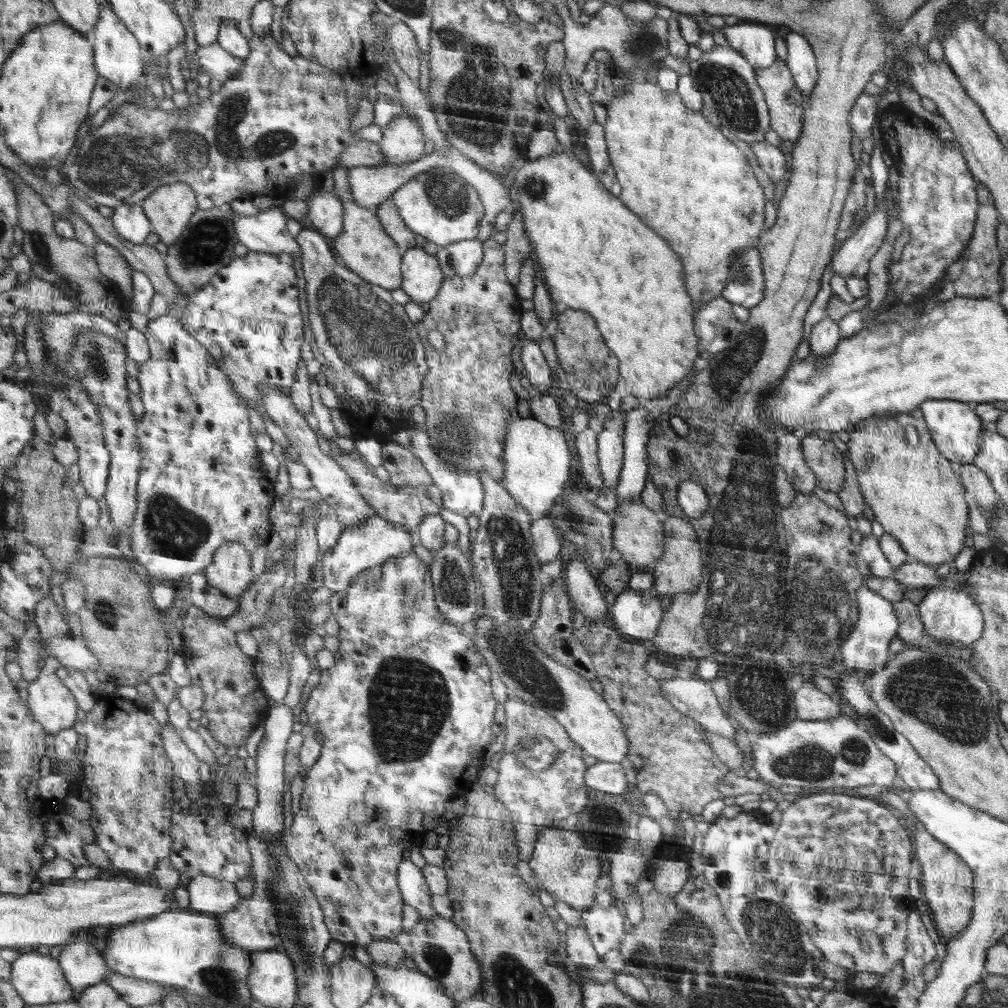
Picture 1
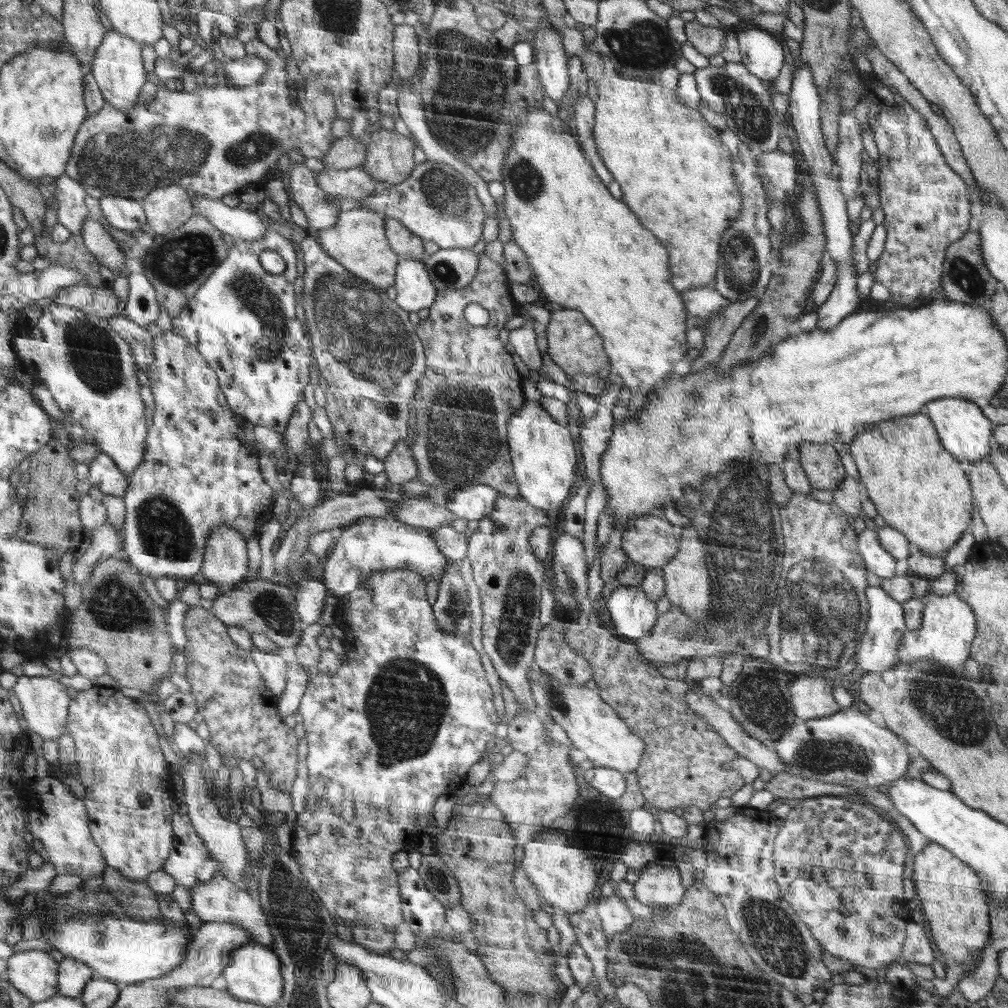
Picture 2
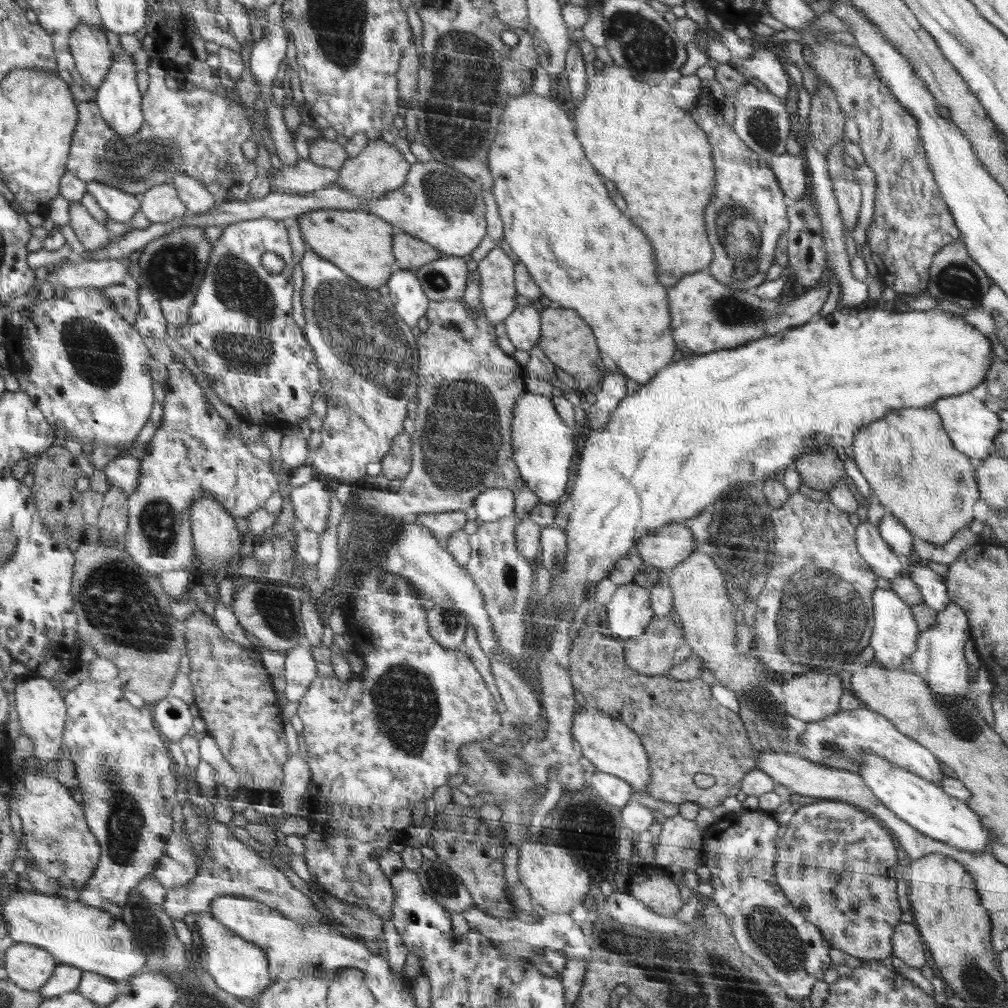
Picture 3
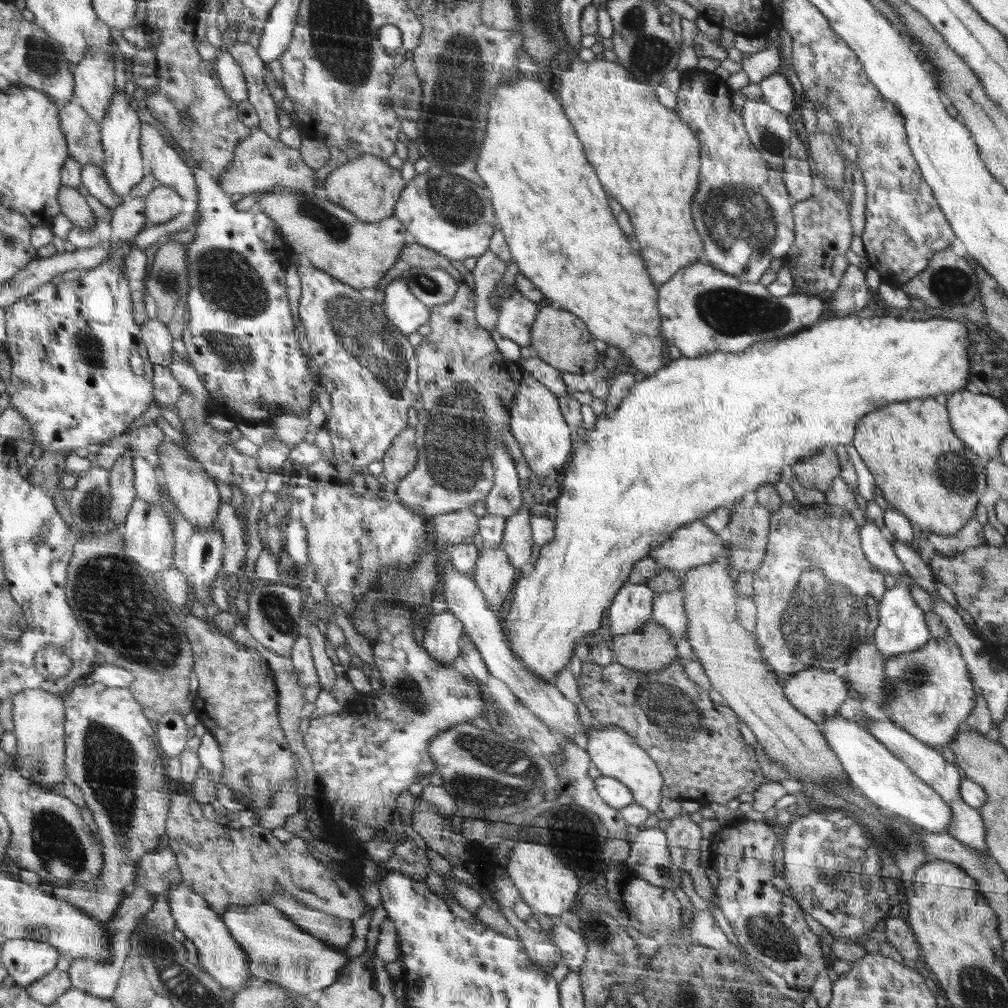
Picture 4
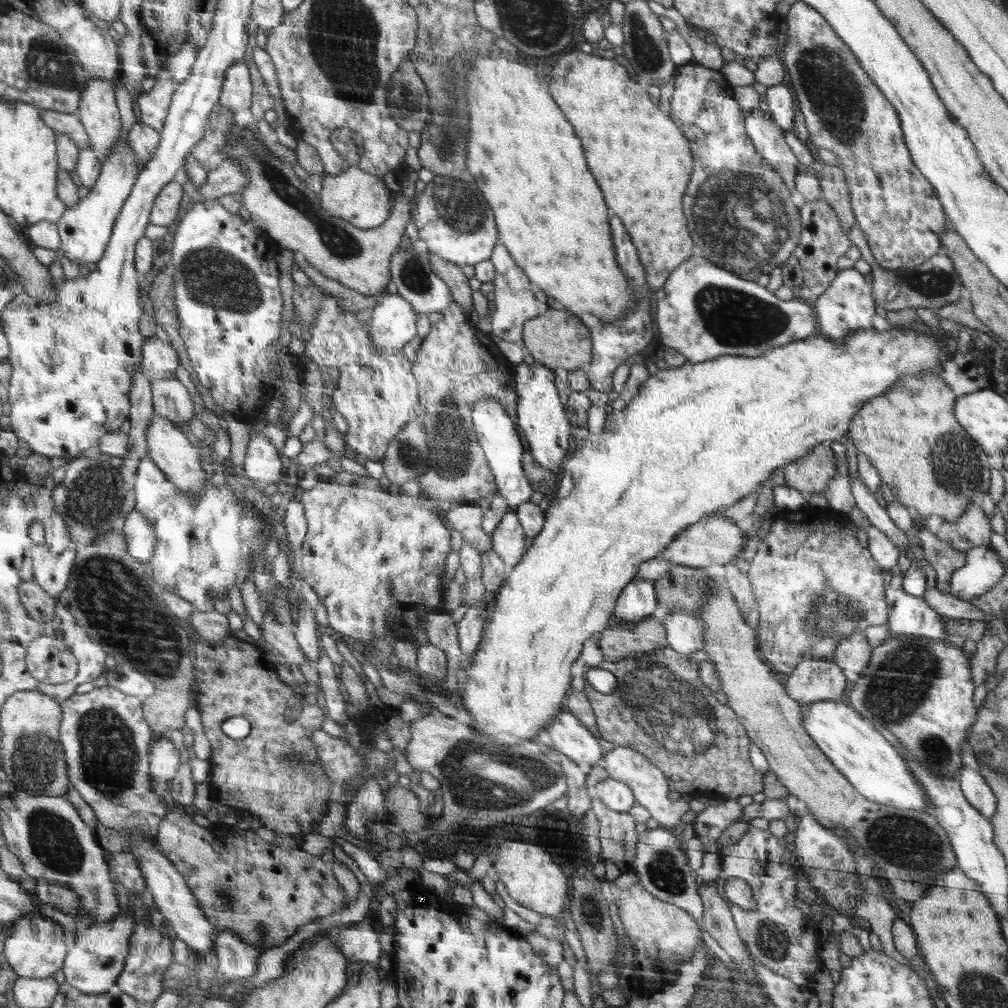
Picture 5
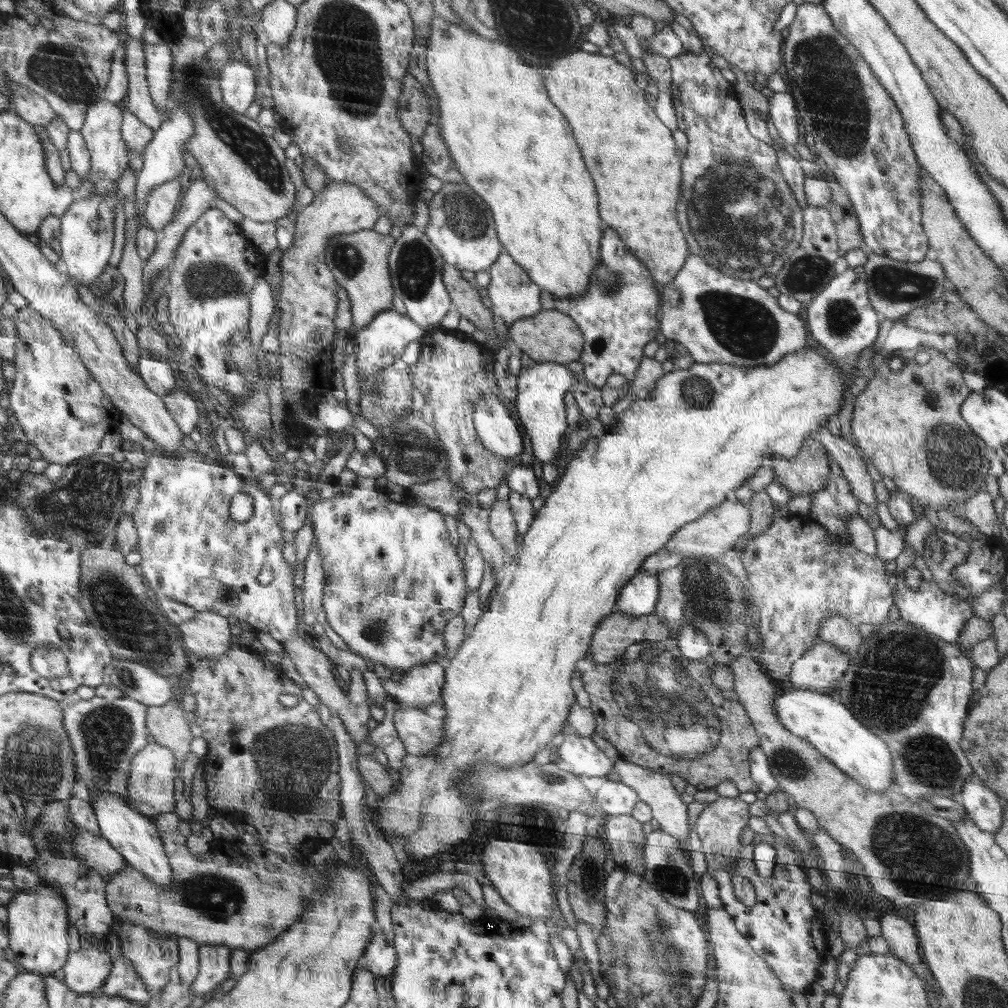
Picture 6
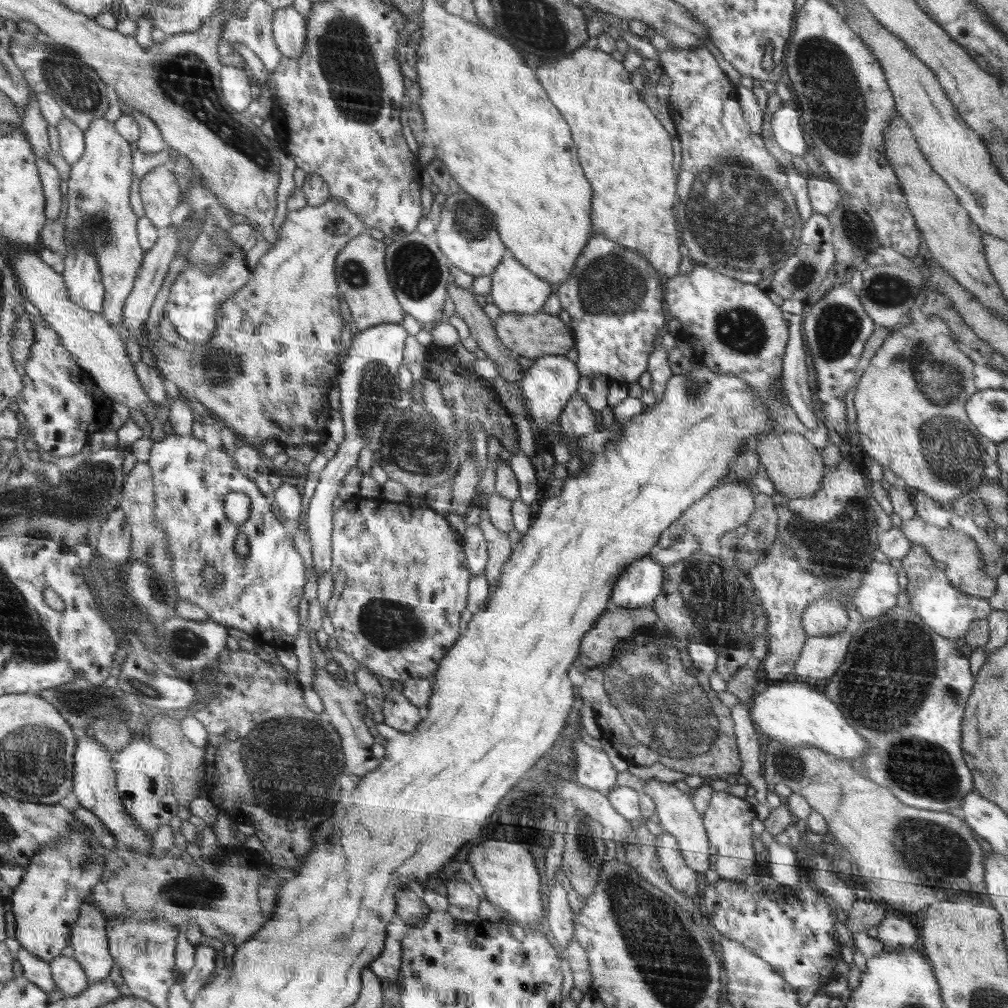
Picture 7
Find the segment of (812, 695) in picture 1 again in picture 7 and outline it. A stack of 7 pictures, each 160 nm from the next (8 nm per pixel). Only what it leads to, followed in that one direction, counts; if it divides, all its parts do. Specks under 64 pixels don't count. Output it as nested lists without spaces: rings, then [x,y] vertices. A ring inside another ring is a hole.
[[[848,628],[832,636],[808,637],[794,669],[798,680],[801,676],[810,676],[814,680],[834,676],[845,662],[852,640],[853,635]]]

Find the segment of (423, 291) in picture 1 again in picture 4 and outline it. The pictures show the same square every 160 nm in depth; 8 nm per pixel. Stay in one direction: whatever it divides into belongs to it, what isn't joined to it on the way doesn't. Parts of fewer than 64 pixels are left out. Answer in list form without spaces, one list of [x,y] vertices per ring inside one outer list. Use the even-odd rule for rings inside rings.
[[[402,278],[390,282],[383,293],[385,311],[390,322],[397,326],[398,330],[409,335],[416,332],[422,324],[427,324],[430,316],[429,306],[420,302],[409,291],[406,281]]]

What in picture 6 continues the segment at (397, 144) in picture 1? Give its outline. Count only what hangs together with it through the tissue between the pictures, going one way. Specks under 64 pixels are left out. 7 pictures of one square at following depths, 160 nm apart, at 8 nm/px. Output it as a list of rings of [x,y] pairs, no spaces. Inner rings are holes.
[[[329,182],[325,190],[317,192],[312,203],[297,213],[294,242],[283,251],[279,262],[282,270],[280,282],[280,323],[278,340],[281,358],[280,382],[283,399],[288,404],[298,403],[314,415],[319,397],[332,390],[332,350],[335,347],[334,317],[338,298],[336,281],[329,265],[325,264],[325,246],[330,238],[352,232],[371,230],[379,218],[377,204],[358,185]]]

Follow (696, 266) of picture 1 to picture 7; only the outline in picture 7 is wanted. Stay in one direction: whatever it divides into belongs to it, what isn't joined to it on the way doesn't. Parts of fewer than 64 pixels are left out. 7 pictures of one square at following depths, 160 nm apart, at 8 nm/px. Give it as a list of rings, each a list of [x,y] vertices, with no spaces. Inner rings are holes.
[[[582,47],[554,64],[538,67],[536,76],[552,104],[568,122],[572,140],[578,146],[578,156],[582,156],[582,168],[586,168],[586,176],[590,176],[590,184],[594,184],[594,228],[598,228],[598,234],[610,236],[610,240],[618,240],[618,244],[645,257],[665,280],[675,277],[681,262],[680,242],[672,216],[676,200],[672,142],[664,126],[646,108],[636,88],[630,84],[630,74],[624,70],[622,62],[616,62],[612,55],[608,56],[601,49]]]

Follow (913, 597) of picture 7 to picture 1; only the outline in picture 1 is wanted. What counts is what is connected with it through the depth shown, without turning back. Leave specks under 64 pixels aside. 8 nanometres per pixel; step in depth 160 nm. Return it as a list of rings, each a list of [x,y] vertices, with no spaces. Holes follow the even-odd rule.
[[[863,586],[857,592],[857,604],[860,605],[860,616],[854,623],[853,630],[849,632],[844,643],[841,644],[842,668],[848,670],[879,671],[890,660],[890,641],[896,642],[899,627],[898,617],[894,614],[893,603],[882,598],[877,592]]]

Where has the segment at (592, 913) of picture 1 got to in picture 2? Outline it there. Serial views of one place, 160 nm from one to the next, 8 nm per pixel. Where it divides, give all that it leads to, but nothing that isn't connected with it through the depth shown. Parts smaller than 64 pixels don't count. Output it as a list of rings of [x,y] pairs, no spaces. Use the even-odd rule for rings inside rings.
[[[618,893],[611,897],[602,897],[596,903],[596,914],[606,939],[620,935],[637,922]]]

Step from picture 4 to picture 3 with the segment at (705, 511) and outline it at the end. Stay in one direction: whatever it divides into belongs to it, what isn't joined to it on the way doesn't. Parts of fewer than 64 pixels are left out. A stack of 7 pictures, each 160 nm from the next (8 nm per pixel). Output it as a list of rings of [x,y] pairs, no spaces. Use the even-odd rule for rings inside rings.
[[[852,307],[837,308],[829,315],[816,321],[810,321],[799,327],[788,328],[780,331],[776,336],[765,336],[763,339],[750,341],[747,345],[734,347],[733,349],[720,349],[705,355],[686,355],[674,364],[669,364],[649,384],[640,385],[632,395],[626,395],[613,412],[608,425],[602,431],[594,432],[588,436],[584,450],[580,458],[576,481],[572,486],[570,500],[570,513],[568,526],[564,530],[567,538],[567,555],[564,573],[552,577],[552,593],[536,604],[531,620],[531,629],[538,639],[537,647],[540,654],[542,646],[548,644],[549,634],[555,631],[555,624],[559,612],[564,607],[570,607],[574,612],[581,605],[584,596],[588,596],[590,590],[594,590],[600,581],[610,578],[610,572],[618,568],[618,560],[634,550],[637,540],[641,536],[652,534],[657,528],[664,527],[674,521],[684,521],[692,518],[700,512],[710,509],[718,501],[724,492],[730,488],[742,488],[743,484],[767,481],[768,479],[780,479],[780,475],[798,457],[810,455],[821,448],[842,446],[850,449],[857,433],[875,420],[881,419],[892,411],[903,408],[922,408],[945,397],[962,395],[986,379],[990,370],[990,342],[986,336],[982,336],[976,327],[967,323],[966,315],[947,313],[943,309],[934,308],[929,311],[900,310],[886,307],[884,309],[858,311]],[[924,318],[924,332],[916,332],[916,328],[922,328]],[[546,599],[550,600],[548,606],[542,606]]]

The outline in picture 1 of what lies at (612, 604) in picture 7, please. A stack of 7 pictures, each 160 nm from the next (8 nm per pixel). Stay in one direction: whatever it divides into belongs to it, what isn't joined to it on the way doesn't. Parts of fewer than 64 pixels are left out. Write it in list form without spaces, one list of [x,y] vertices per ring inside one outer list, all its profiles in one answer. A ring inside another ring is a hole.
[[[626,589],[617,595],[610,607],[617,630],[633,638],[654,638],[661,626],[664,612],[656,589],[645,590],[646,596],[634,589]]]

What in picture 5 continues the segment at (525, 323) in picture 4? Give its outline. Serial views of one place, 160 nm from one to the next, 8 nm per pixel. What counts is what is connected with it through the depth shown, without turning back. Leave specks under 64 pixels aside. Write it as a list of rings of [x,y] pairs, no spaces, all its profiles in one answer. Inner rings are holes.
[[[501,241],[497,242],[489,259],[495,266],[495,279],[493,280],[495,301],[490,313],[491,334],[502,340],[521,344],[524,339],[525,323],[539,315],[536,297],[531,287],[532,282]]]

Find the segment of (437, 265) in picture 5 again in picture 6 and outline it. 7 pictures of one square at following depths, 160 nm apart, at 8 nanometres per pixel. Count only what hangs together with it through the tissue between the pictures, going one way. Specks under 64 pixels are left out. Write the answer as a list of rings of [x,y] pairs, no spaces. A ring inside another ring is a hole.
[[[448,263],[443,266],[442,280],[450,295],[452,307],[457,309],[462,317],[473,322],[478,330],[485,330],[488,336],[487,347],[497,352],[500,346],[497,346],[493,312],[484,306],[480,293],[473,288],[473,283],[466,281],[461,271]]]

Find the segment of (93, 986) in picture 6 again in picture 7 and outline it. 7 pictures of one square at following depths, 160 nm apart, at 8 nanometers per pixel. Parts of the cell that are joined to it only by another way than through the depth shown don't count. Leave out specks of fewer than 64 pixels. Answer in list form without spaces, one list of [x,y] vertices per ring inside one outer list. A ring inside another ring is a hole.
[[[58,956],[54,962],[51,962],[52,976],[54,976],[54,982],[57,986],[57,994],[62,994],[64,998],[76,997],[91,986],[90,980],[88,980],[88,974],[84,972],[83,964],[74,956]]]

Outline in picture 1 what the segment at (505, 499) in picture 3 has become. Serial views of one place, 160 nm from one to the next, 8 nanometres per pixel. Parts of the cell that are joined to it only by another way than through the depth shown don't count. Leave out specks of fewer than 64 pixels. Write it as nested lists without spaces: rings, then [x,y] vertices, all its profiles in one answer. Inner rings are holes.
[[[415,426],[416,431],[412,436],[413,454],[421,458],[422,465],[429,472],[429,476],[433,478],[433,484],[442,492],[442,507],[450,512],[461,514],[462,516],[472,516],[482,512],[484,506],[485,489],[477,472],[456,470],[454,466],[446,464],[442,458],[438,458],[430,446],[430,436],[423,426]]]

